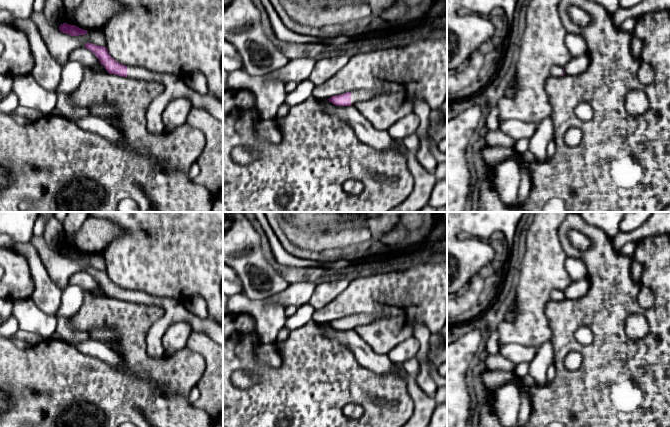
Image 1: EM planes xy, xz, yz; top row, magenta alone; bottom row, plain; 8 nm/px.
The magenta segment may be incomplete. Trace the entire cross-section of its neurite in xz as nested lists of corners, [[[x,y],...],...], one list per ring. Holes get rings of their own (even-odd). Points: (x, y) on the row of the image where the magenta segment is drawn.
[[[355,90],[332,96],[328,100],[337,106],[351,106],[362,101],[370,100],[372,97],[381,93],[383,93],[383,91]]]

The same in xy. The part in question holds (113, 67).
[[[86,43],[85,48],[95,54],[109,74],[153,80],[163,84],[164,92],[150,103],[146,112],[147,129],[150,133],[157,135],[166,130],[162,113],[166,106],[177,98],[190,99],[193,107],[205,109],[212,116],[223,121],[223,101],[210,93],[202,95],[193,91],[185,84],[182,75],[155,73],[141,67],[122,65],[110,56],[106,47],[92,43]]]

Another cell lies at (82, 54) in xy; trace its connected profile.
[[[85,47],[75,49],[69,55],[69,61],[80,61],[88,68],[101,64],[95,54]]]

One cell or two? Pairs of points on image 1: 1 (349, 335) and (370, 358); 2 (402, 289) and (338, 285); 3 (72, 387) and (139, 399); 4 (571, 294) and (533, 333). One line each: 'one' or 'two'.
1: one
2: two
3: one
4: two

